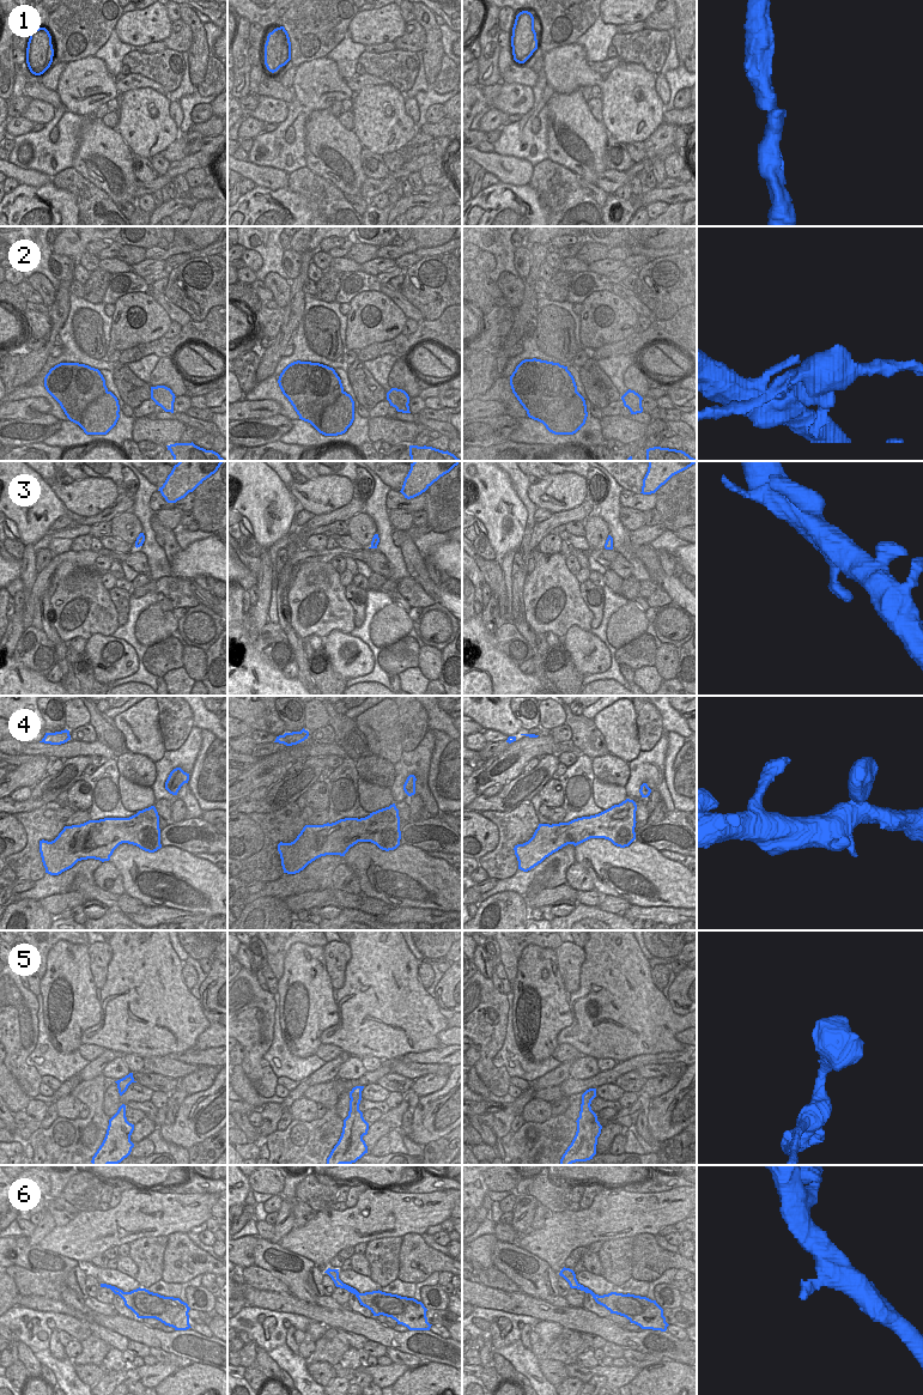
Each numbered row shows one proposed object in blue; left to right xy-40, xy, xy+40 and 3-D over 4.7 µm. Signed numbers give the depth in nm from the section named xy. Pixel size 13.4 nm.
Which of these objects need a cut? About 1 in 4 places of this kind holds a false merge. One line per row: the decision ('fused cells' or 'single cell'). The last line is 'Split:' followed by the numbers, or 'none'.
1: single cell
2: fused cells
3: single cell
4: single cell
5: single cell
6: single cell
Split: 2

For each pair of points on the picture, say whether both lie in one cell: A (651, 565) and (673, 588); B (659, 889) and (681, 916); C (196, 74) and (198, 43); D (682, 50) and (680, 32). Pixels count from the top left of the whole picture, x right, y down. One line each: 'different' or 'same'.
A: same
B: different
C: same
D: same

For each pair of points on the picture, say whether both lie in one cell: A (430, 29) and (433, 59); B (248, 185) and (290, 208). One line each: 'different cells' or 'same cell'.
A: same cell
B: different cells

